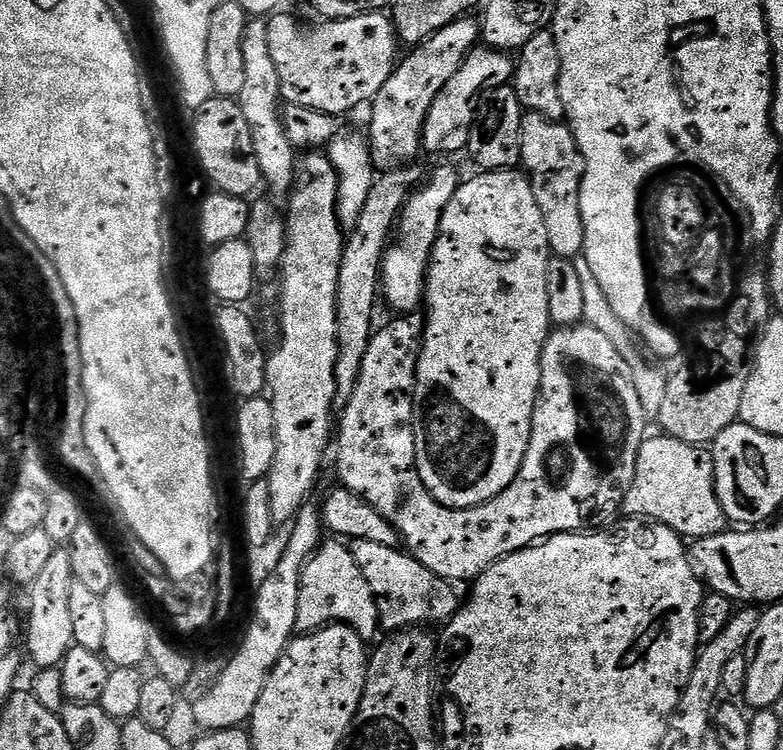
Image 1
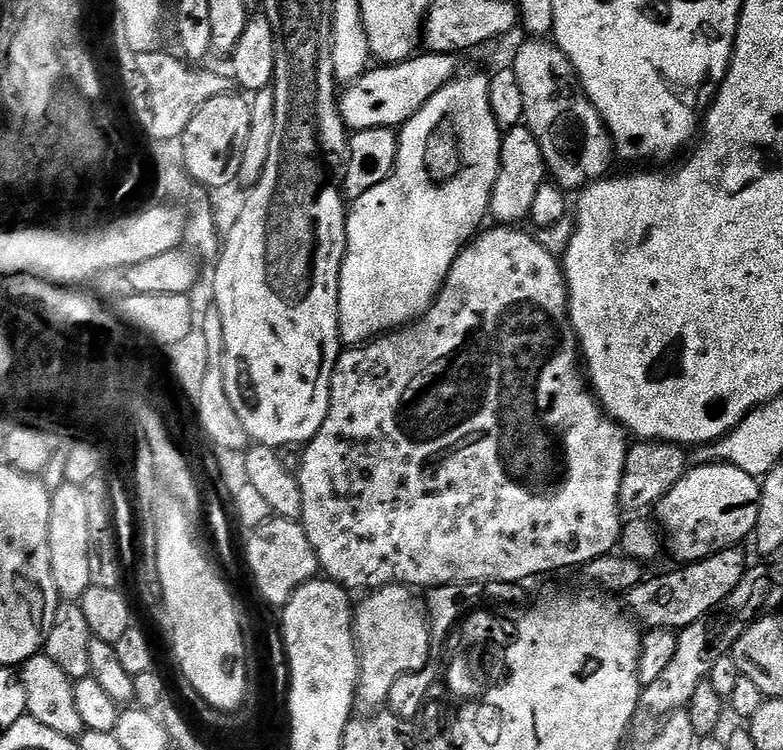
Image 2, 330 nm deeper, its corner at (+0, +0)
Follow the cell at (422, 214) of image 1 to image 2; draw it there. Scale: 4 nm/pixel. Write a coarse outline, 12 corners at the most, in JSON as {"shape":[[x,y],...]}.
{"shape":[[489,77],[400,125],[351,201],[340,339],[419,320],[500,173]]}

